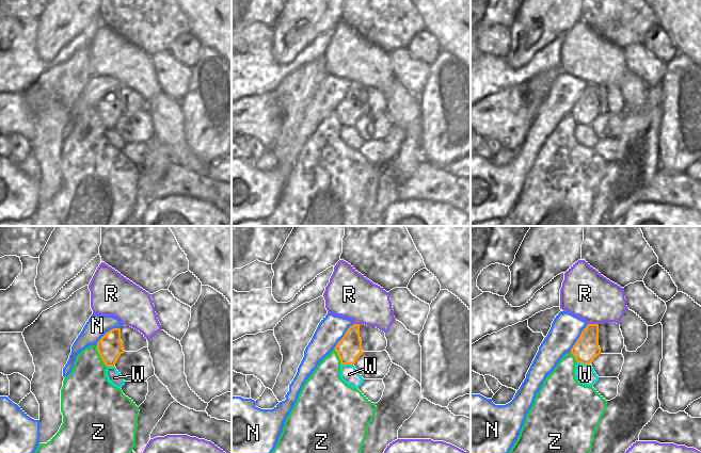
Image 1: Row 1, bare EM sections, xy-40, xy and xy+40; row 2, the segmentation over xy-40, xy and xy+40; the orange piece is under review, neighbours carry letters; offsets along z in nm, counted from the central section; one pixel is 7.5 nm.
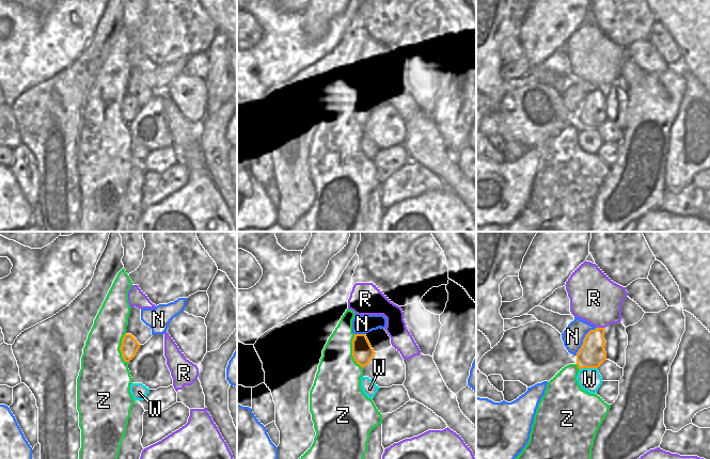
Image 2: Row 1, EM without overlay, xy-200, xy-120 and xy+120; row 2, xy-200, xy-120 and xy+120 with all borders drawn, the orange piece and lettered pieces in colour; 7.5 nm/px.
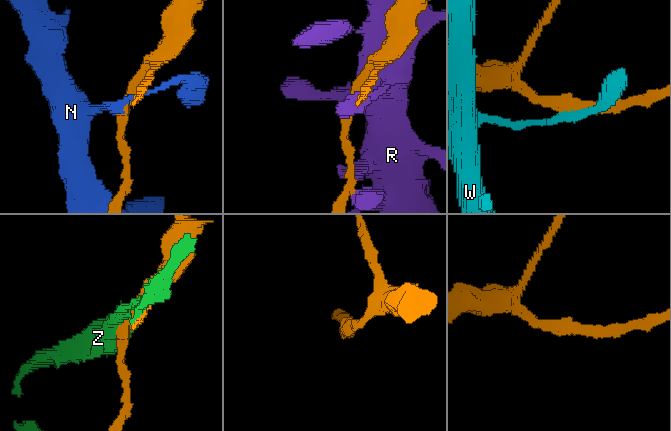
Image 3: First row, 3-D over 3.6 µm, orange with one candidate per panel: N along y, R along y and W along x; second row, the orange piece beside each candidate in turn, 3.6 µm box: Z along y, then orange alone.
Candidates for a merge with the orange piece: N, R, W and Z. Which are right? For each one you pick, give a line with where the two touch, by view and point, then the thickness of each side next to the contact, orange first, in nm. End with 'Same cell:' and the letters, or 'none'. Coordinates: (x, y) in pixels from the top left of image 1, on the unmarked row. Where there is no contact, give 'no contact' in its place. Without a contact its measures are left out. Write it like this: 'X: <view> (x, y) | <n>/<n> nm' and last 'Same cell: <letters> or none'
Same cell: none

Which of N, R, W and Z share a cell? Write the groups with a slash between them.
N / R / W / Z

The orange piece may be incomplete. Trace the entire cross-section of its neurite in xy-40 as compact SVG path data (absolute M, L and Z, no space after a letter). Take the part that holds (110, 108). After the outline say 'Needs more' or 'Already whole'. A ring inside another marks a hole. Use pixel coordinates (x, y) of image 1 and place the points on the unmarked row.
M121 90L106 94L97 103L97 112L107 128L114 128L118 118L125 113L121 101Z. Already whole

